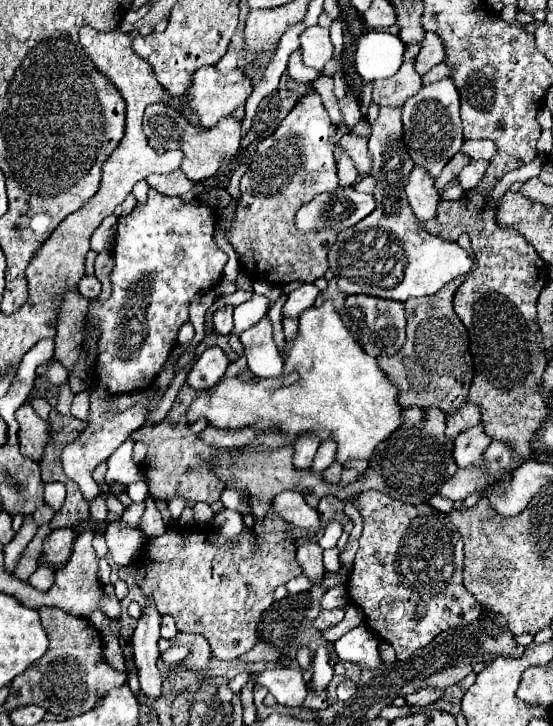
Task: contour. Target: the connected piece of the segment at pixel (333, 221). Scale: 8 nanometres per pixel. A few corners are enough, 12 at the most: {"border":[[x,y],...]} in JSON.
{"border":[[352,186],[314,196],[294,216],[300,232],[342,232],[376,208]]}

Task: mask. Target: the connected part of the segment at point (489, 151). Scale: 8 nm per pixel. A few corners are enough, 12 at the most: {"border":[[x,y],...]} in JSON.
{"border":[[466,140],[462,152],[474,160],[492,160],[492,140]]}

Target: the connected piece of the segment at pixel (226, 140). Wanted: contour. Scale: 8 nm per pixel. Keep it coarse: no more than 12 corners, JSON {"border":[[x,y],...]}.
{"border":[[168,104],[145,109],[143,130],[156,150],[184,152],[192,182],[214,176],[234,156],[242,122],[226,116],[196,128]]}

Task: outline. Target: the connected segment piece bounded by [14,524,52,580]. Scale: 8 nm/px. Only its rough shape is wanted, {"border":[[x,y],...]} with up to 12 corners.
{"border":[[49,524],[38,528],[14,574],[28,580],[38,568],[42,542],[51,531]]}

